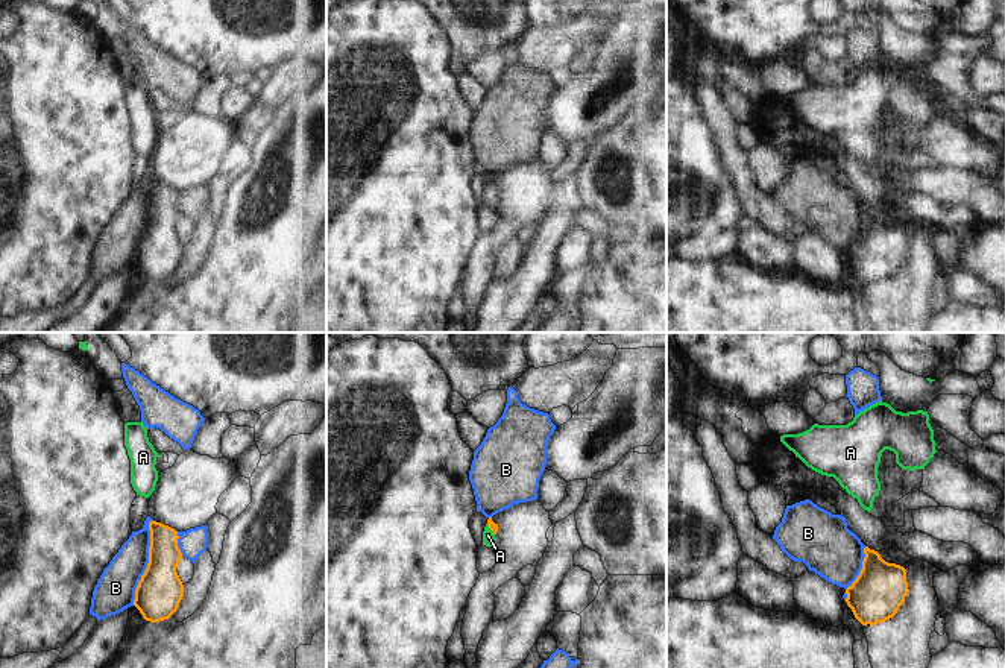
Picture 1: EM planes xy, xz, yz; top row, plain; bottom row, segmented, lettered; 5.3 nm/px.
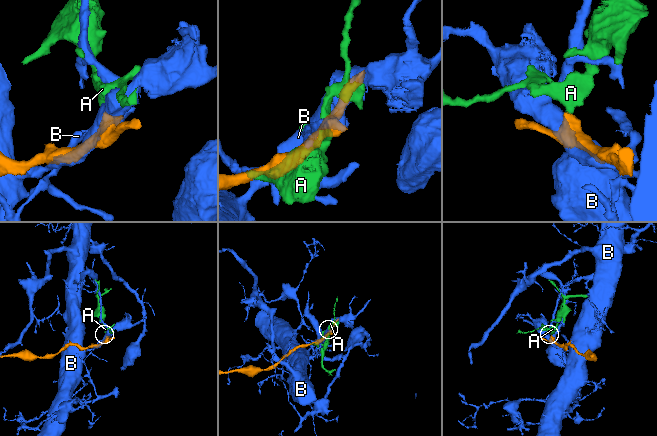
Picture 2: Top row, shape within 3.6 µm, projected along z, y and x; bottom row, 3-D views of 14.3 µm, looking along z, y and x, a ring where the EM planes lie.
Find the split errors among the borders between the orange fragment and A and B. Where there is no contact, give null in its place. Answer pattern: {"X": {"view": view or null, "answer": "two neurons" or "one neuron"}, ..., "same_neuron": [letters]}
{"A": {"view": "xz", "answer": "one neuron"}, "B": {"view": "xy", "answer": "two neurons"}, "same_neuron": ["A"]}

